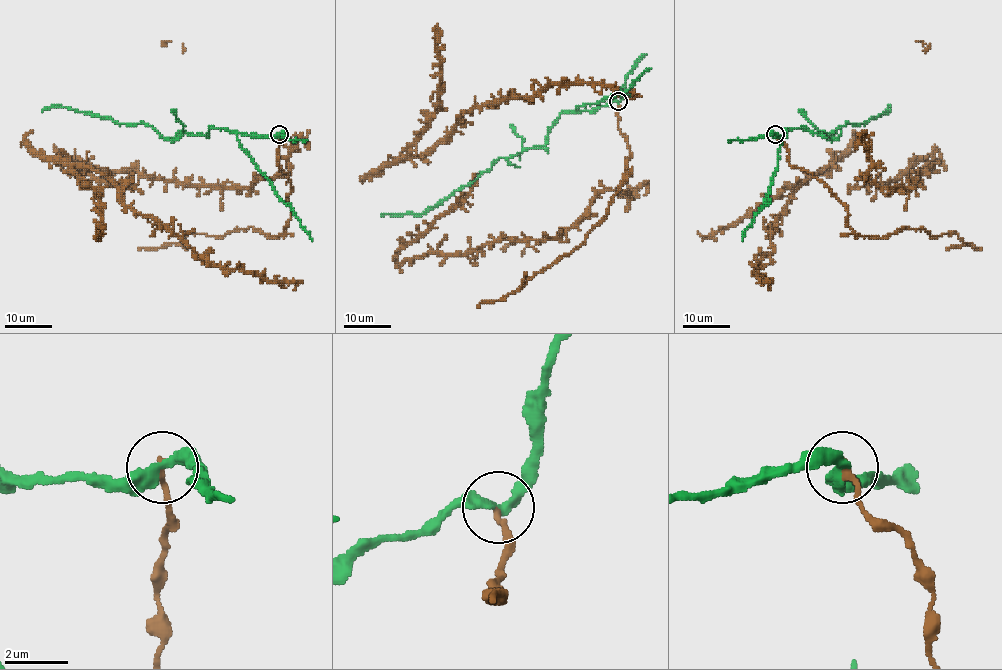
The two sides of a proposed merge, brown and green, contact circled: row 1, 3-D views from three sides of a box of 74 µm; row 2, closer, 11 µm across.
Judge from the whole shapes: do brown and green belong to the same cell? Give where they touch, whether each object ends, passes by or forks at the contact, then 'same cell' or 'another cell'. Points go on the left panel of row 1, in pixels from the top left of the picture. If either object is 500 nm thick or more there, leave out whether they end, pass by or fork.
at (279, 134); brown ends there; green passes by; another cell

